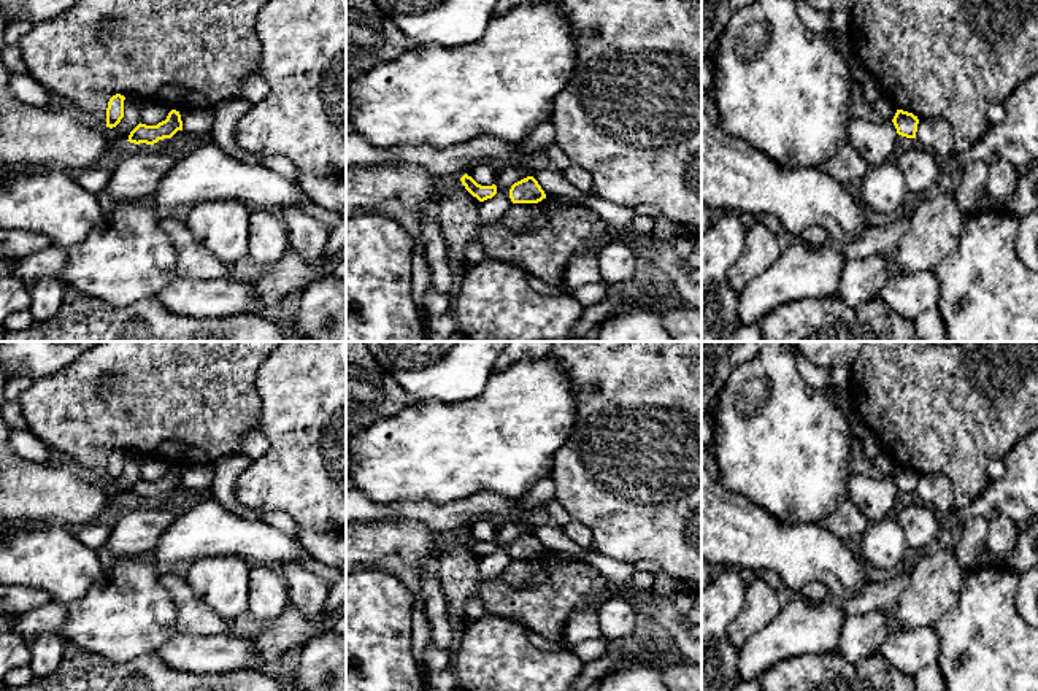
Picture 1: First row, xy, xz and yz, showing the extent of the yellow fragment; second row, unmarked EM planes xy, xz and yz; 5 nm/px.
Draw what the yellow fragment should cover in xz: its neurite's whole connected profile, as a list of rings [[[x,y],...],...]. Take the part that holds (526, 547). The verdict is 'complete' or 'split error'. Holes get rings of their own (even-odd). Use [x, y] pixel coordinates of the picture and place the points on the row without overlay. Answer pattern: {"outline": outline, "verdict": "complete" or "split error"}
{"outline": [[[527,532],[511,542],[509,554],[513,559],[538,559],[546,550],[533,532]]], "verdict": "complete"}

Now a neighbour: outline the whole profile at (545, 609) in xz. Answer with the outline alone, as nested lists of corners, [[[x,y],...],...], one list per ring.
[[[460,534],[443,545],[438,556],[440,583],[446,596],[446,613],[451,627],[457,637],[467,629],[471,620],[465,613],[465,602],[471,596],[478,596],[486,613],[511,618],[524,627],[540,634],[548,640],[560,640],[563,637],[568,620],[582,605],[600,608],[613,599],[609,581],[592,564],[581,559],[559,559],[551,556],[546,559],[546,580],[533,586],[511,586],[500,575],[481,580],[478,566],[481,558],[473,553]]]

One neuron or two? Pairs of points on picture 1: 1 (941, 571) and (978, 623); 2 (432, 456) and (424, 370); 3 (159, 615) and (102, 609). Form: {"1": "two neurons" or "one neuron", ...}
{"1": "two neurons", "2": "two neurons", "3": "one neuron"}

